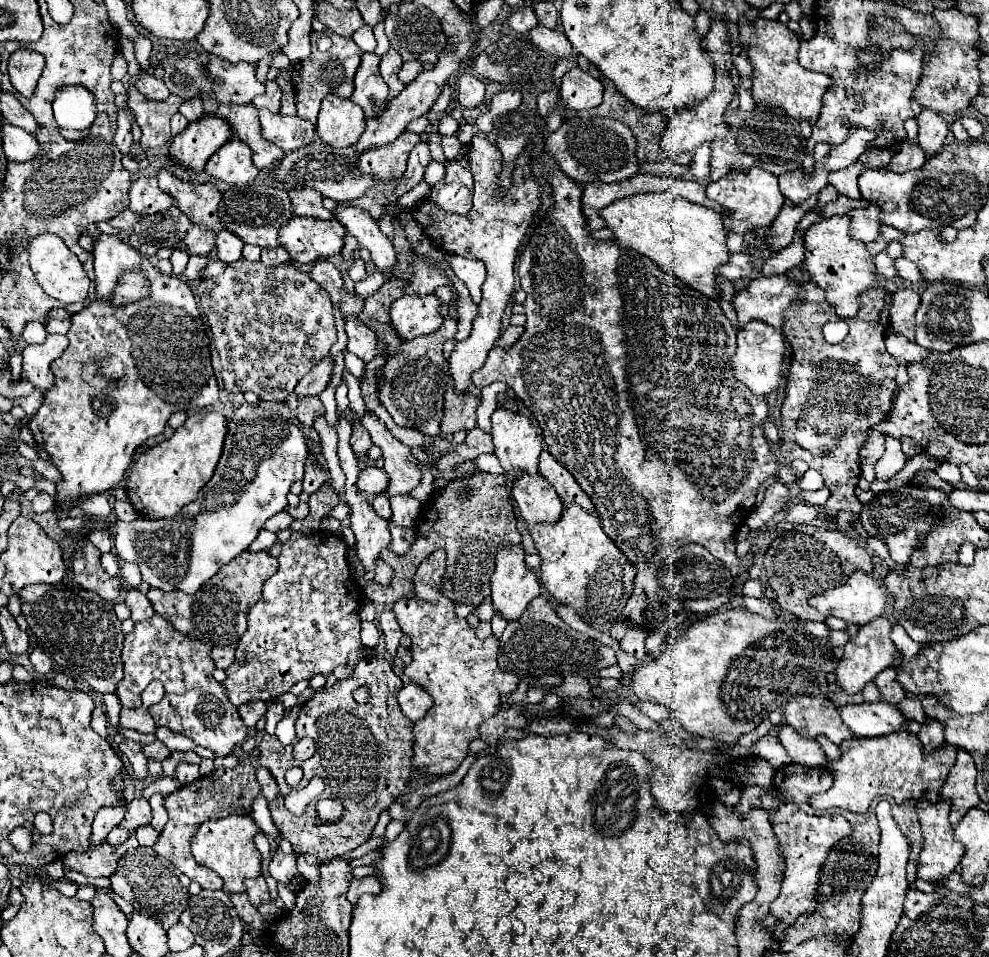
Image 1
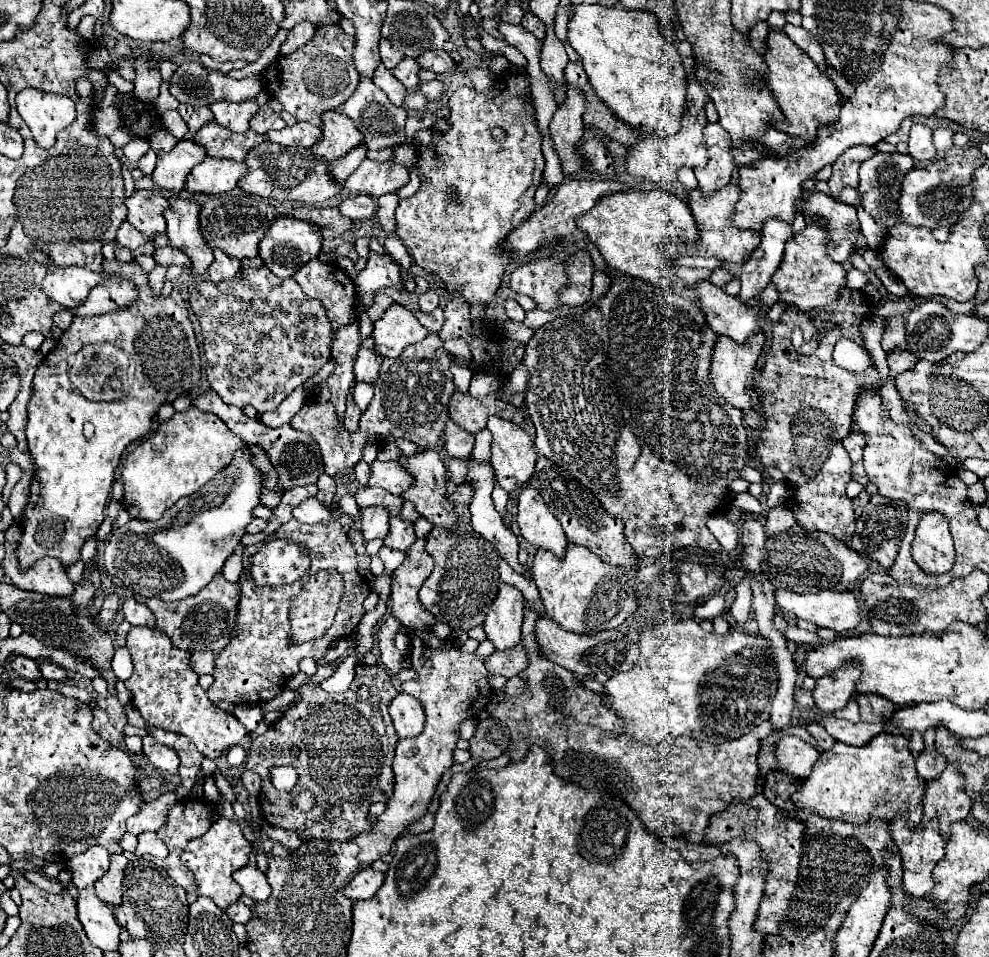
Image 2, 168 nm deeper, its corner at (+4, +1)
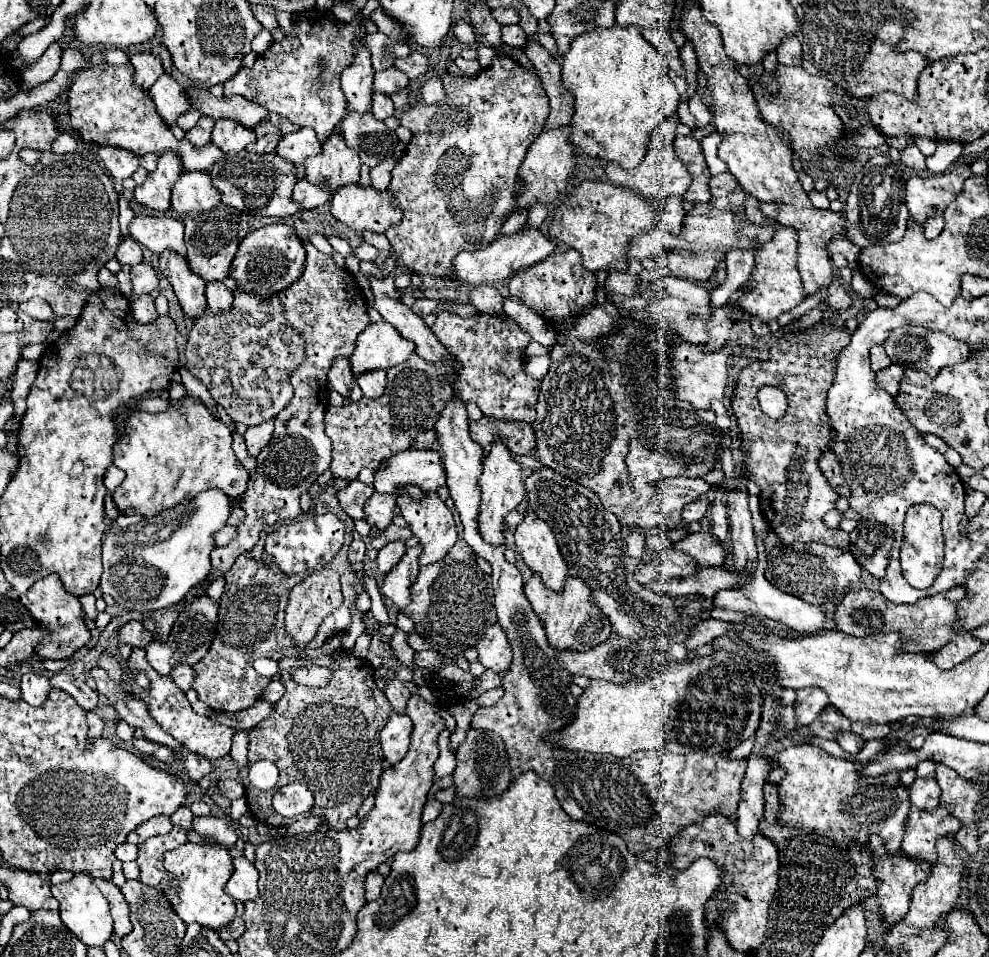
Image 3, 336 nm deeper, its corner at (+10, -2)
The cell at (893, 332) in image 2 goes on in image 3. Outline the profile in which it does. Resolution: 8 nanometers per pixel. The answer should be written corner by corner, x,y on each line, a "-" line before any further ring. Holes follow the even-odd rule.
877,344
877,346
871,348
869,358
871,358
871,368
873,368
873,372
877,372
877,370
887,368
887,366
893,364
893,360
887,356
887,352
885,352
885,348
883,348
881,344

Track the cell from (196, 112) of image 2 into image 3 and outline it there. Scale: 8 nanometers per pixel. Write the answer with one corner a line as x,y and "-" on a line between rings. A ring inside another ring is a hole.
201,116
199,122
197,122
197,126
191,128
191,130
185,134
185,138
189,138
189,142
191,142
191,144
197,144
197,146
207,144
207,142
211,142
211,130
213,130
213,124
215,124
213,118

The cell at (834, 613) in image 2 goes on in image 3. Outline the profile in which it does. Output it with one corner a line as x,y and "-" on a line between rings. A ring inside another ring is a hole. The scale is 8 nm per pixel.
763,541
756,542
756,548
758,551
758,567
755,572
755,578
753,578
753,584
749,584
749,588
739,588
739,590
719,590
713,598
713,604
715,606
721,606
721,608
727,608
727,610
735,610
735,612
753,612
753,614
761,614
769,620
777,620
785,626
789,626
791,630
799,632
799,634
817,634
823,630
825,626
825,618
827,618
827,610
823,606
815,606
815,604
809,604
797,596
791,596
791,594
785,594
777,588
773,588
767,580
765,580
765,566
767,552
765,543

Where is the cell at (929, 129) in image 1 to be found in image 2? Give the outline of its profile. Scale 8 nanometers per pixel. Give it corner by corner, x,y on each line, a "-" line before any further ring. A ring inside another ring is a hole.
913,123
911,127
911,135
909,135
909,155
913,159
919,159
919,161
929,161
935,157
935,147
933,147
933,141
931,141
931,129
925,127
923,123

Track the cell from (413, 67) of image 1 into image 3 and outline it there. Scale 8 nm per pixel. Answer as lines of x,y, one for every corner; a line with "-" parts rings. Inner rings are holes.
391,66
391,68
381,70
381,72
377,72
377,74
375,74
373,88
375,88
377,92
383,92
383,94
387,94
387,96
389,96
389,94
393,94
393,92
397,92
397,90
405,88
405,86
407,86
407,82
409,82
407,74
405,74
405,72
399,72
399,68

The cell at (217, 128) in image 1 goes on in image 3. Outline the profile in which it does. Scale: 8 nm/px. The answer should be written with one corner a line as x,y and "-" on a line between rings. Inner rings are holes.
163,152
159,166
147,176
147,180
135,188
135,200
157,210
165,212
171,208
171,188
177,178
183,174
183,164
175,152

